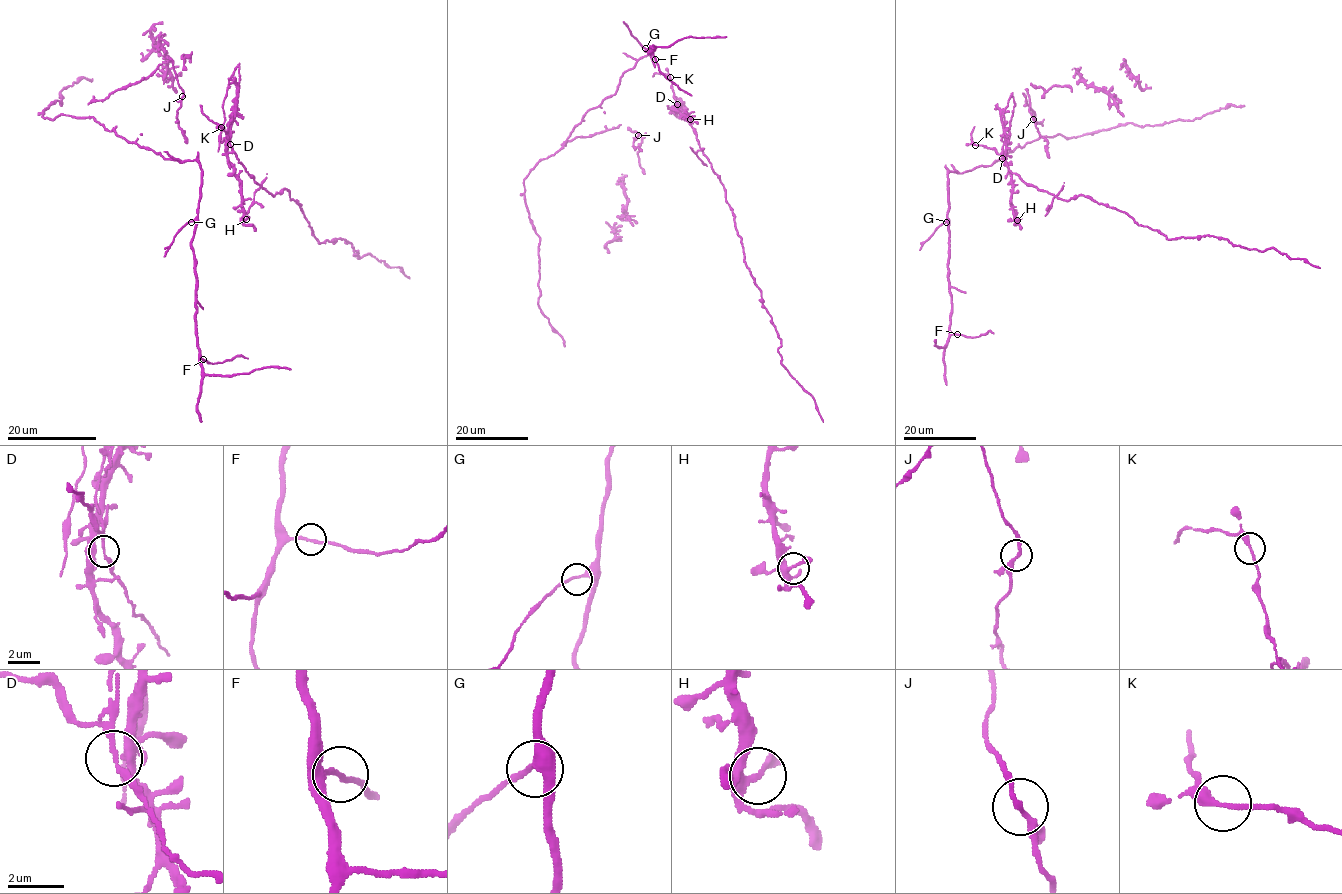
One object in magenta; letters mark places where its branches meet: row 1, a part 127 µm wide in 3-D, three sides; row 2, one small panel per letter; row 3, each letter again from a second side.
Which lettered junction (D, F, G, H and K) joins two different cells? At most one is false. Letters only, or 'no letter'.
D

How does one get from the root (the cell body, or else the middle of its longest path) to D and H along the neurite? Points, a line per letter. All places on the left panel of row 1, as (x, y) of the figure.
D: (221, 127), (230, 144)
H: (221, 127), (229, 138), (227, 160), (240, 183), (242, 217), (246, 219)

